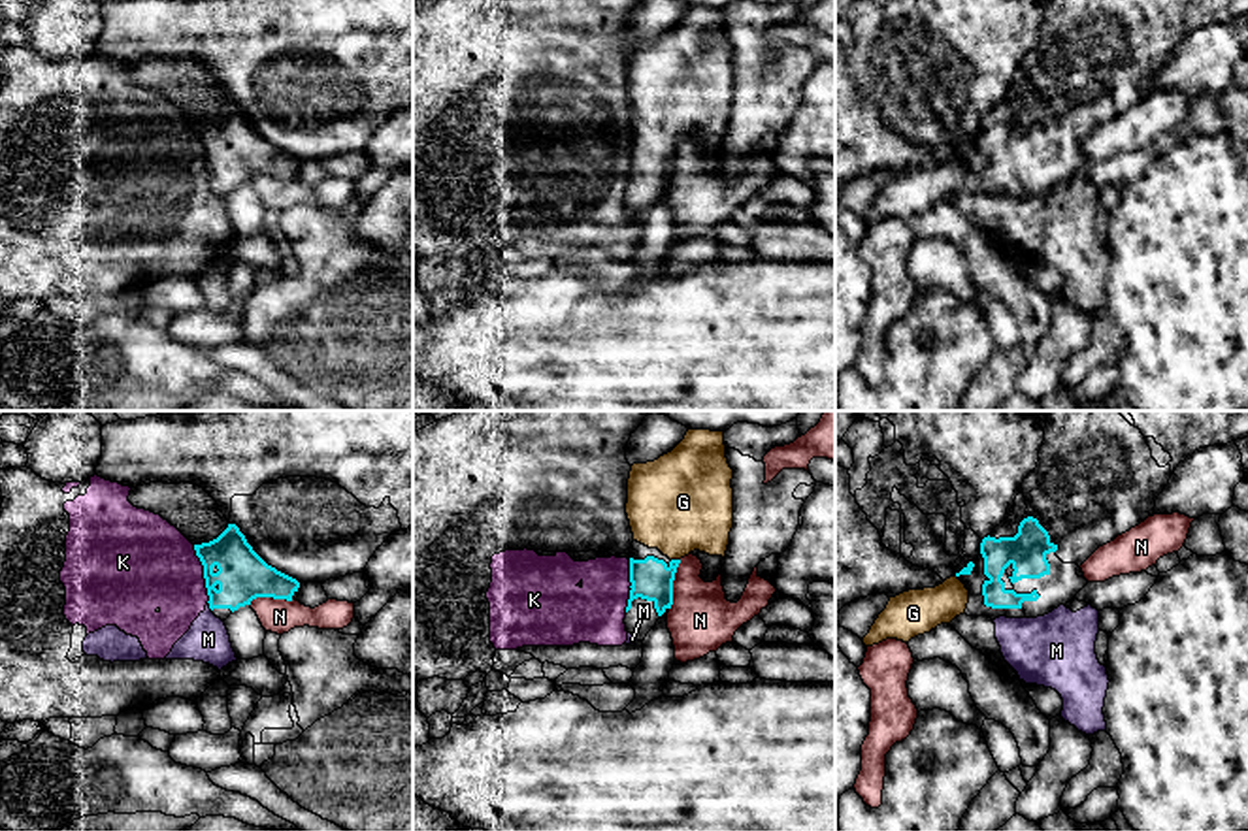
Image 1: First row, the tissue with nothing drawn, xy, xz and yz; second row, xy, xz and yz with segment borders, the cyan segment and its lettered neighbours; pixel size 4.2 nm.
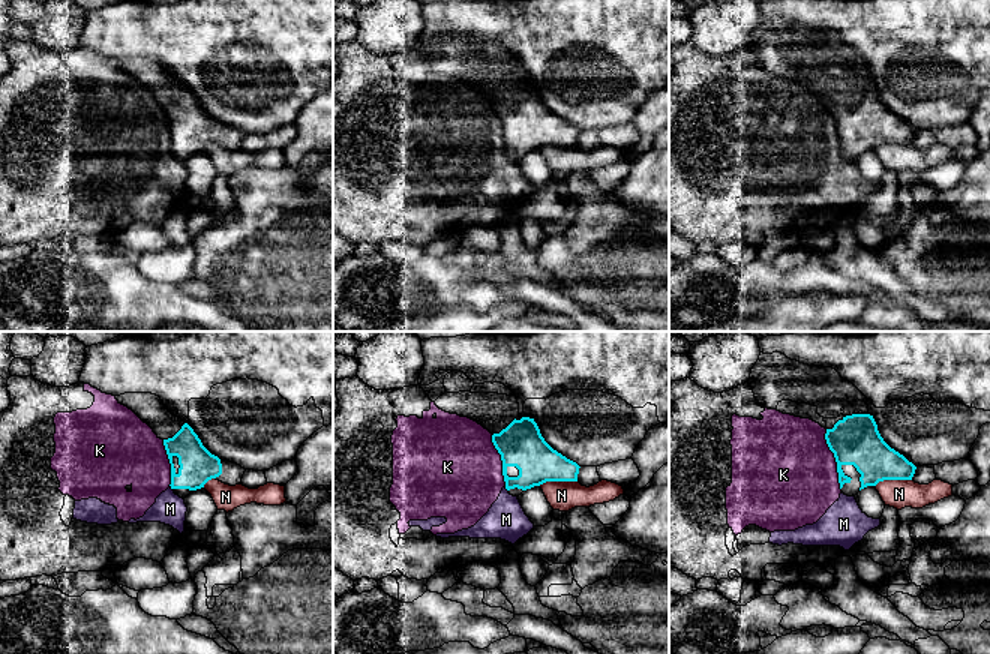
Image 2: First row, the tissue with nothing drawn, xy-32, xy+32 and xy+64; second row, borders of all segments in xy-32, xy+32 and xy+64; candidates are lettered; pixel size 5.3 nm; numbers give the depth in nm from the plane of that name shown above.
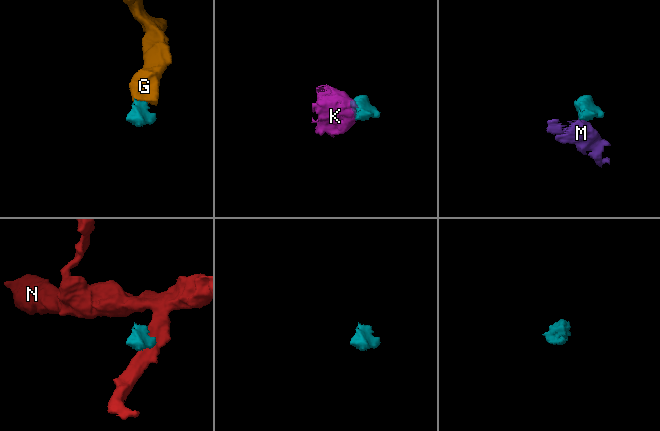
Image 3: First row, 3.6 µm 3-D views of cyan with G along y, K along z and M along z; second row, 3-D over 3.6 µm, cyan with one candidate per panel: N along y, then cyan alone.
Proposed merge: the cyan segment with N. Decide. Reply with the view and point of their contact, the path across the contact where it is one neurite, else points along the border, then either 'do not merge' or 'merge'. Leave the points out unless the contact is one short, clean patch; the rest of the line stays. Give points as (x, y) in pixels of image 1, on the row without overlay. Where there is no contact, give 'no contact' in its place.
meets cyan in xz at (672, 162); border along xz (681, 138), (675, 149), (673, 181), (670, 187); do not merge

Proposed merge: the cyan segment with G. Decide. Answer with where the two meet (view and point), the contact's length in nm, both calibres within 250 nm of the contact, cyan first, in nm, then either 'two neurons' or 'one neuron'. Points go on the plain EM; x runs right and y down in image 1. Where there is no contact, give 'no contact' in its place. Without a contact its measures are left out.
meets cyan in xz at (675, 138); contact 40 nm long; 180 nm thick on the cyan side, 420 nm on the other; one neuron

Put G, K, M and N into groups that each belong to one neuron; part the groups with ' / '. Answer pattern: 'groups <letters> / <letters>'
groups G / K M / N

